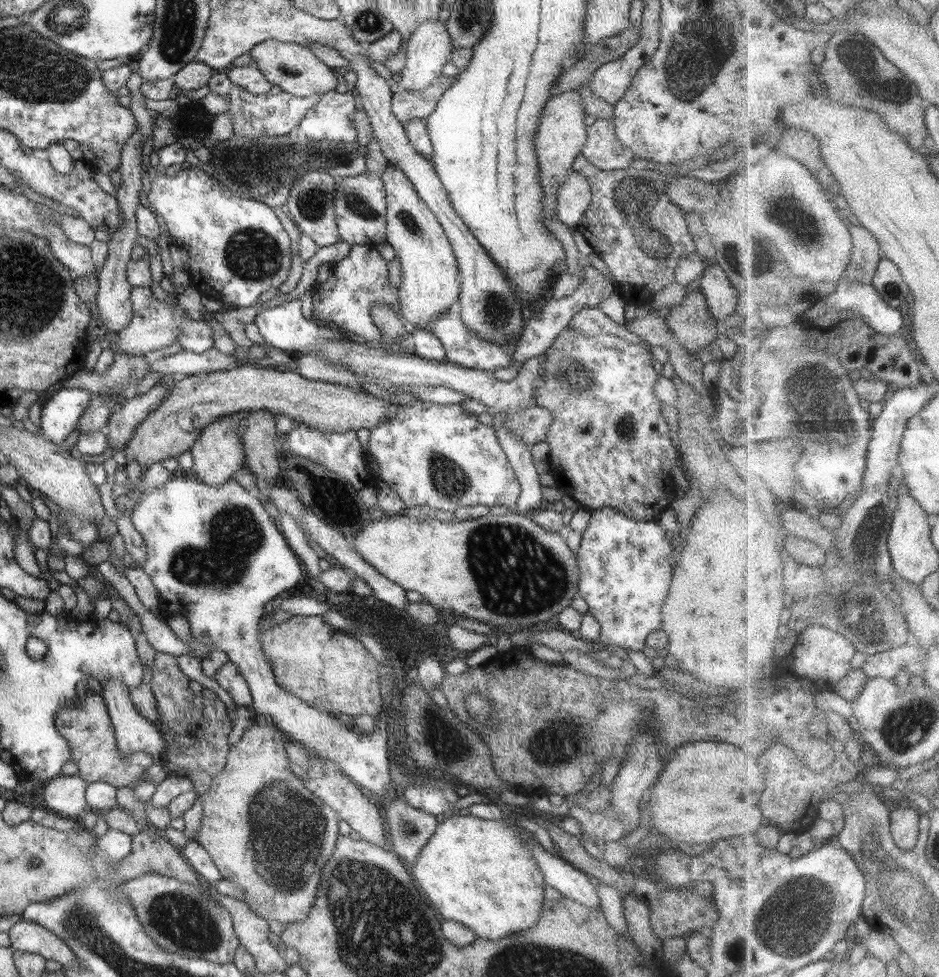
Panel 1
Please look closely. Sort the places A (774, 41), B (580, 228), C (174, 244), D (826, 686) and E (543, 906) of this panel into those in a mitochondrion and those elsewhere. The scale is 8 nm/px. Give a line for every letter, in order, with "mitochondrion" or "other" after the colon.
A: other
B: other
C: other
D: other
E: other

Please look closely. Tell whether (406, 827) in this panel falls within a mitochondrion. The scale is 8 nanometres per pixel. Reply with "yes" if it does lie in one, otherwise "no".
yes

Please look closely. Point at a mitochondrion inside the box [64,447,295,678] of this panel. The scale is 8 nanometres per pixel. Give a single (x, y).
(235, 532)

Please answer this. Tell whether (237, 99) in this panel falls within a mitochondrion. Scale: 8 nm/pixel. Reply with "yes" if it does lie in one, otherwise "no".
no

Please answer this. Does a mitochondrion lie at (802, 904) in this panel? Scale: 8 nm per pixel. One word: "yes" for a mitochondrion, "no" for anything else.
yes

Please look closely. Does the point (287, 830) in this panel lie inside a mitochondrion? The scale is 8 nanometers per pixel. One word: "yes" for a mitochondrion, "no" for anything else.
yes

